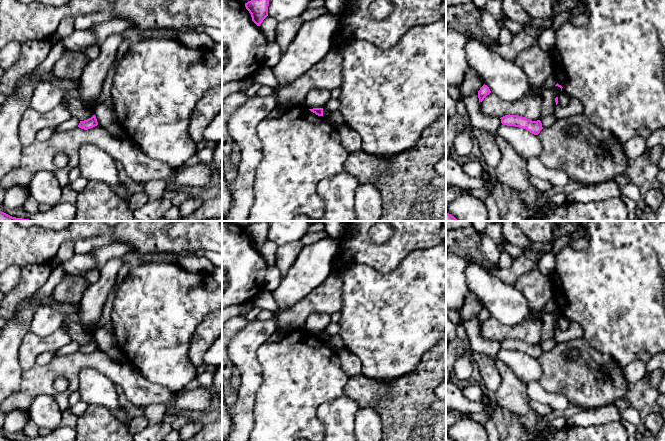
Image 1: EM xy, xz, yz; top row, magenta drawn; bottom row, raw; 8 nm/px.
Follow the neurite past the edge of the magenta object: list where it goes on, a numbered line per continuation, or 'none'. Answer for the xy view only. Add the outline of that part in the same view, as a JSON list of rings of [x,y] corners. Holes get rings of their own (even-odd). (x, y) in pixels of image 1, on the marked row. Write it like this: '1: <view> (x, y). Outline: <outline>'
none

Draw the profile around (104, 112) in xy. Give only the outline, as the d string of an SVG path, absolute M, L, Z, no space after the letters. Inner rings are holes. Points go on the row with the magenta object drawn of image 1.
M111 96L105 101L100 102L92 110L96 116L98 126L104 128L116 138L122 138L122 136L125 135L113 109L113 101Z

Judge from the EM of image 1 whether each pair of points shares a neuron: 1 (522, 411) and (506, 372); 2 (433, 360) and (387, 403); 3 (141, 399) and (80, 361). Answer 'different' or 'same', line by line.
1: same
2: same
3: same

